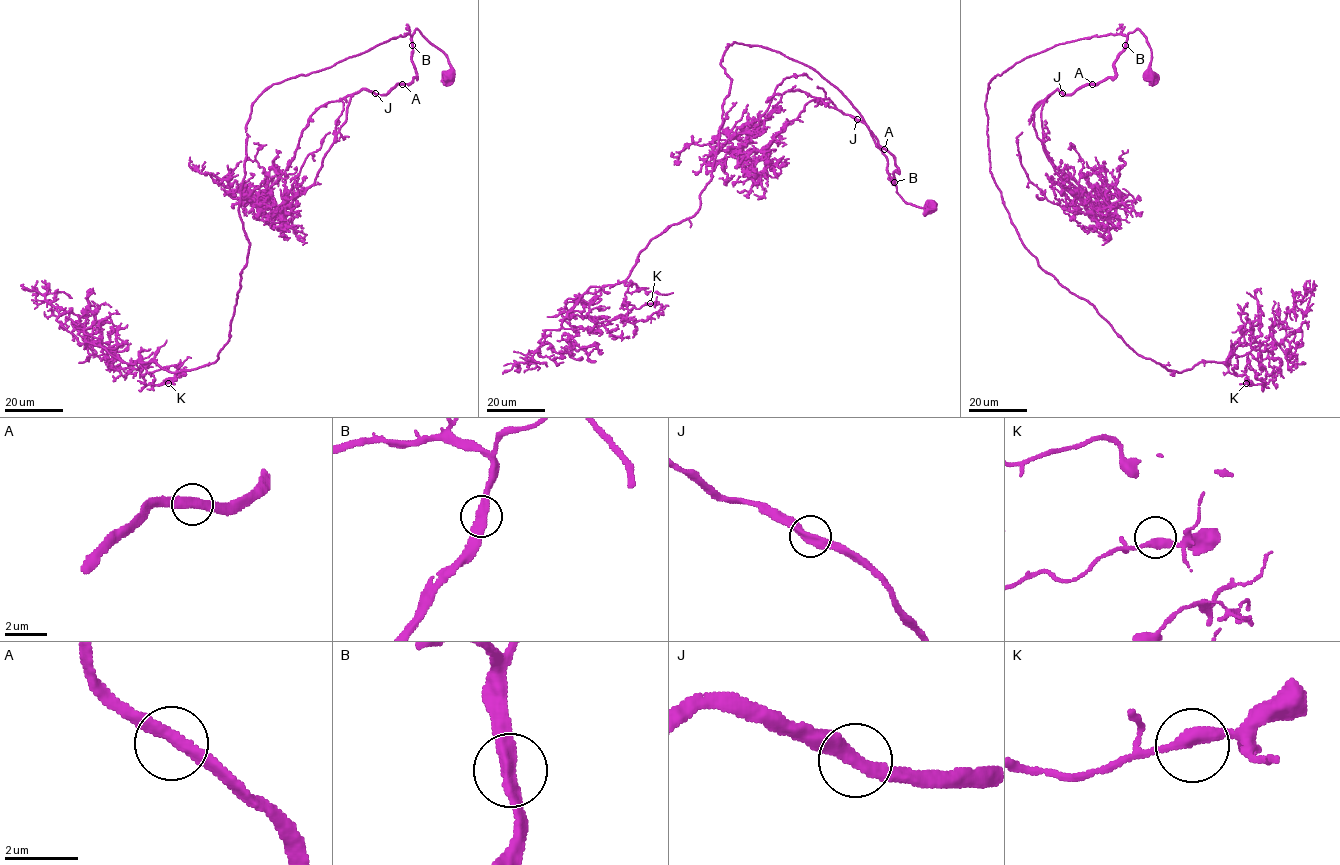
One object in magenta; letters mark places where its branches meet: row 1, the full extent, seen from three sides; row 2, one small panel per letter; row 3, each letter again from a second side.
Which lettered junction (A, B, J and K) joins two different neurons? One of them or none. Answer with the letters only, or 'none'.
none

